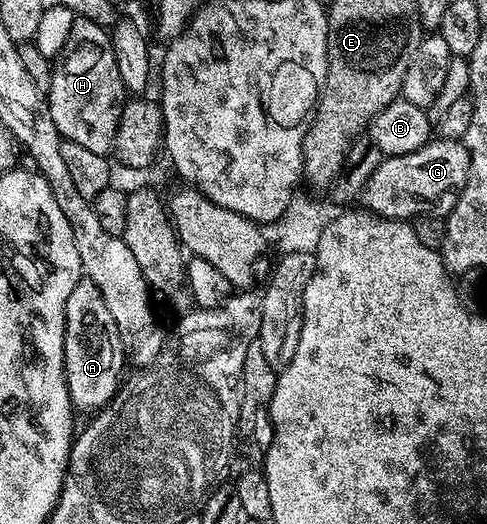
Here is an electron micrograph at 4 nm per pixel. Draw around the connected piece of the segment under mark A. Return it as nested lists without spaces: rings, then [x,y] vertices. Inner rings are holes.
[[[82,277],[67,296],[65,309],[65,379],[74,407],[81,406],[88,412],[96,411],[109,403],[118,392],[121,369],[127,361],[115,317],[104,304],[99,288]]]

